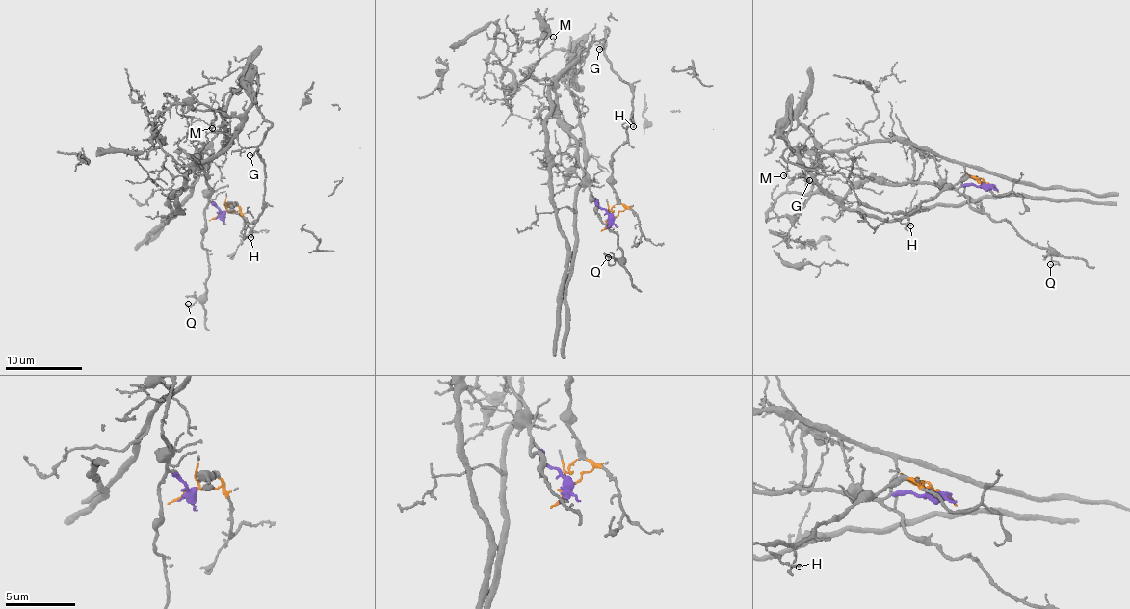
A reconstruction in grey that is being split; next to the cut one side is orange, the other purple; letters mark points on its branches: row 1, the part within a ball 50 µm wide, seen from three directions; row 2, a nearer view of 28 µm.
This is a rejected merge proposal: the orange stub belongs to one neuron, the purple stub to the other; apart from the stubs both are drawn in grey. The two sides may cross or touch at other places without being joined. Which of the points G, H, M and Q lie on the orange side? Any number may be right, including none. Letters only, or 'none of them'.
G, H

